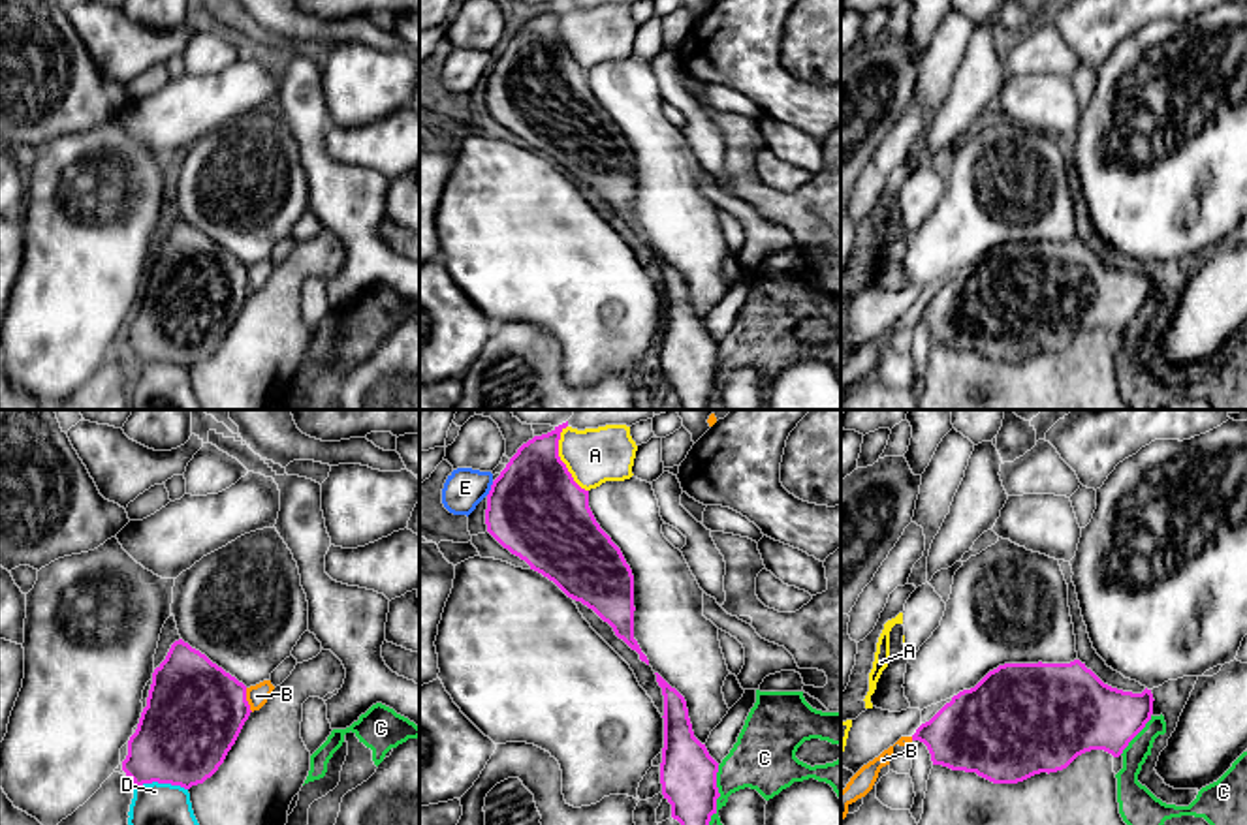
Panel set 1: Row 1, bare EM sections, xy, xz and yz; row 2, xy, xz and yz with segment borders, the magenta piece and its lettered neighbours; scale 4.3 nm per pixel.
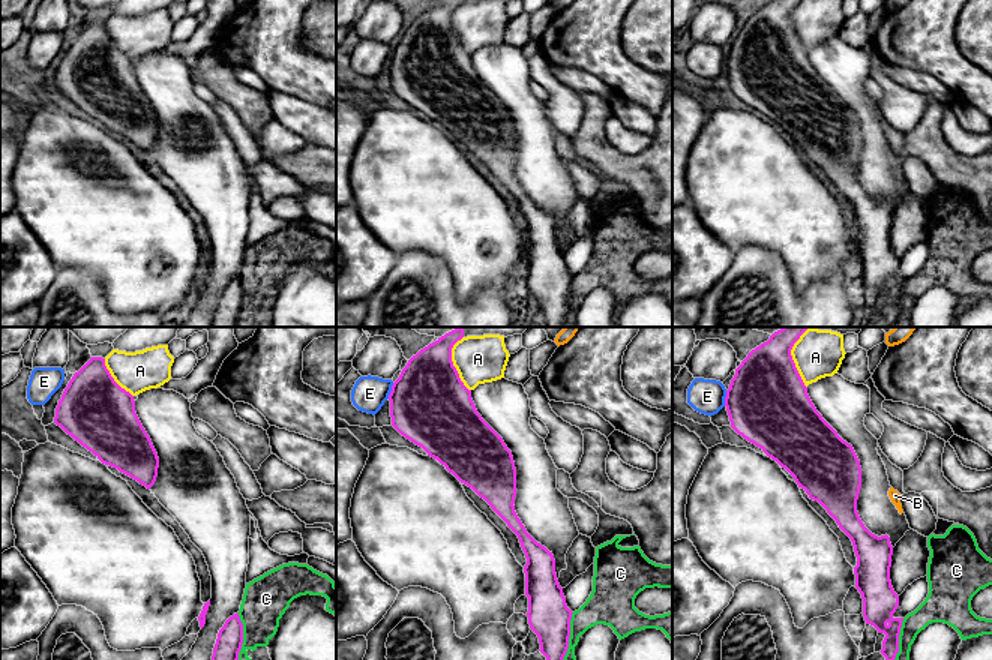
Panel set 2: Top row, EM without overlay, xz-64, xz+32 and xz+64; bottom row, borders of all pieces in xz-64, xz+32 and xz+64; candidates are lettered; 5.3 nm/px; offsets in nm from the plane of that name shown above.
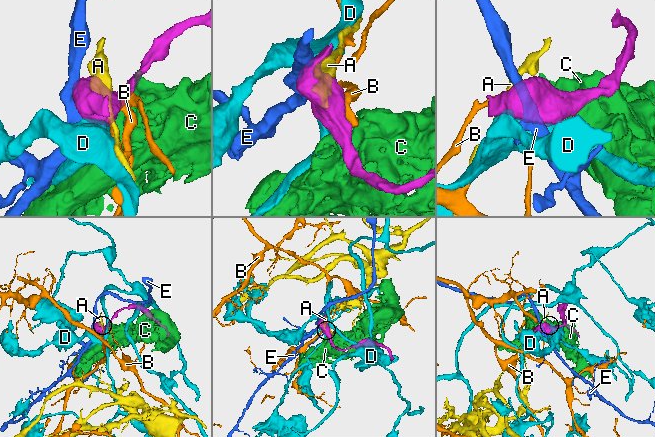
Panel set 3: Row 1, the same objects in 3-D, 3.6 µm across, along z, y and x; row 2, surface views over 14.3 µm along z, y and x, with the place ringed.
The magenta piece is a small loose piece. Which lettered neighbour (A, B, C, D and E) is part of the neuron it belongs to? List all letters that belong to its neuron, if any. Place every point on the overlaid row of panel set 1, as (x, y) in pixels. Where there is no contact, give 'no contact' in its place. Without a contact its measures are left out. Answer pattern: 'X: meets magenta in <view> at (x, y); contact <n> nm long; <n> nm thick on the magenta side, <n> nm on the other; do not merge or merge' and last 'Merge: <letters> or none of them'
A: meets magenta in xz at (559, 459); contact 300 nm long; 420 nm thick on the magenta side, 240 nm on the other; do not merge
B: meets magenta in xy at (245, 700); contact 110 nm long; 420 nm thick on the magenta side, 90 nm on the other; do not merge
C: meets magenta in xz at (719, 795); contact 260 nm long; 240 nm thick on the magenta side, 280 nm on the other; do not merge
D: meets magenta in xy at (162, 782); contact 220 nm long; 400 nm thick on the magenta side, 180 nm on the other; do not merge
E: meets magenta in xz at (491, 489); contact 70 nm long; 420 nm thick on the magenta side, 170 nm on the other; do not merge
Merge: none of them

